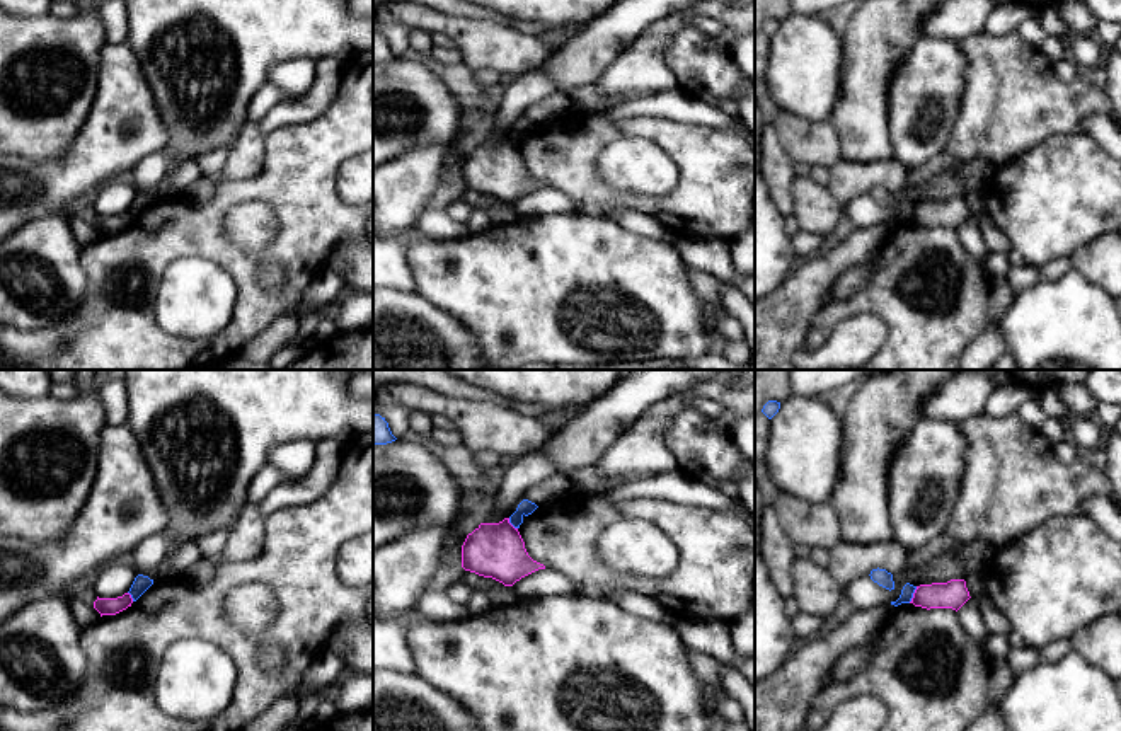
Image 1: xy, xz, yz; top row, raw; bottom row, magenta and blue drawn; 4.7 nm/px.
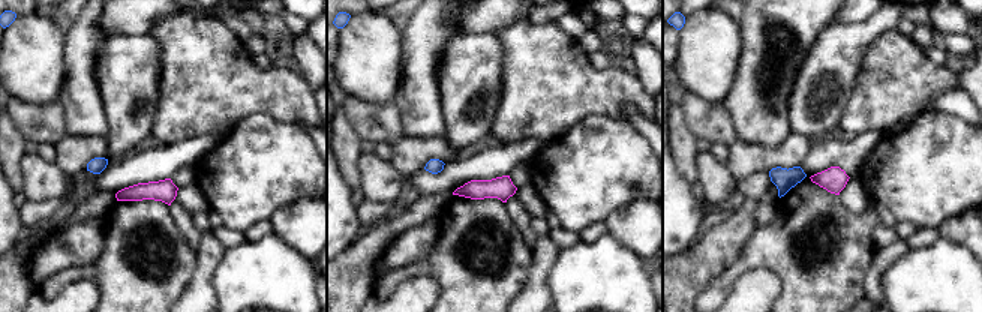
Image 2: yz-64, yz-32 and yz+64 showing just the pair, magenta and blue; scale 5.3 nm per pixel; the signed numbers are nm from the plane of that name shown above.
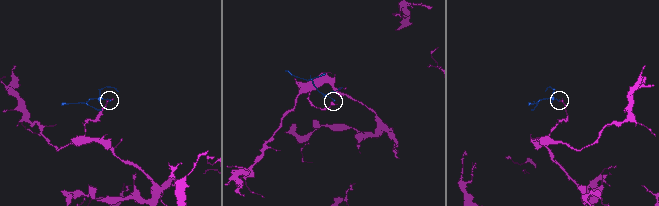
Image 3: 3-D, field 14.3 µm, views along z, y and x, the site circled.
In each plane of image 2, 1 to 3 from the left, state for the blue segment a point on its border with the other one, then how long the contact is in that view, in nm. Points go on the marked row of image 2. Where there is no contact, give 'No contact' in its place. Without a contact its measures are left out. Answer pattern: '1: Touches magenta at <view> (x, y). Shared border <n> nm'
1: No contact
2: No contact
3: No contact

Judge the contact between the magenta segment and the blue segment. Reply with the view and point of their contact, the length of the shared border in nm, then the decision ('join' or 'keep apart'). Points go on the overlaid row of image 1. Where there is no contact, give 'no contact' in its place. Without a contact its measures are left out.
contact yz (914, 595); length 90 nm; keep apart

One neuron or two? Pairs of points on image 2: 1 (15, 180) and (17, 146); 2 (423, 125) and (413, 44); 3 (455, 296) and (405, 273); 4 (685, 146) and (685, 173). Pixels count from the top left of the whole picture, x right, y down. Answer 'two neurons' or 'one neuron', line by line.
1: one neuron
2: one neuron
3: one neuron
4: one neuron

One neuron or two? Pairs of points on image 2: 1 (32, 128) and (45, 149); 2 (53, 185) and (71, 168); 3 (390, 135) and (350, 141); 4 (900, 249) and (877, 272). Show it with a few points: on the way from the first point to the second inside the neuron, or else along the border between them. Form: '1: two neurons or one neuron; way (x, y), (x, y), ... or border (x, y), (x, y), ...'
1: two neurons; border (39, 143), (51, 143), (54, 146)
2: two neurons; border (54, 162), (66, 177)
3: two neurons; border (344, 108), (348, 122), (362, 140)
4: one neuron; way (894, 251), (879, 266)

